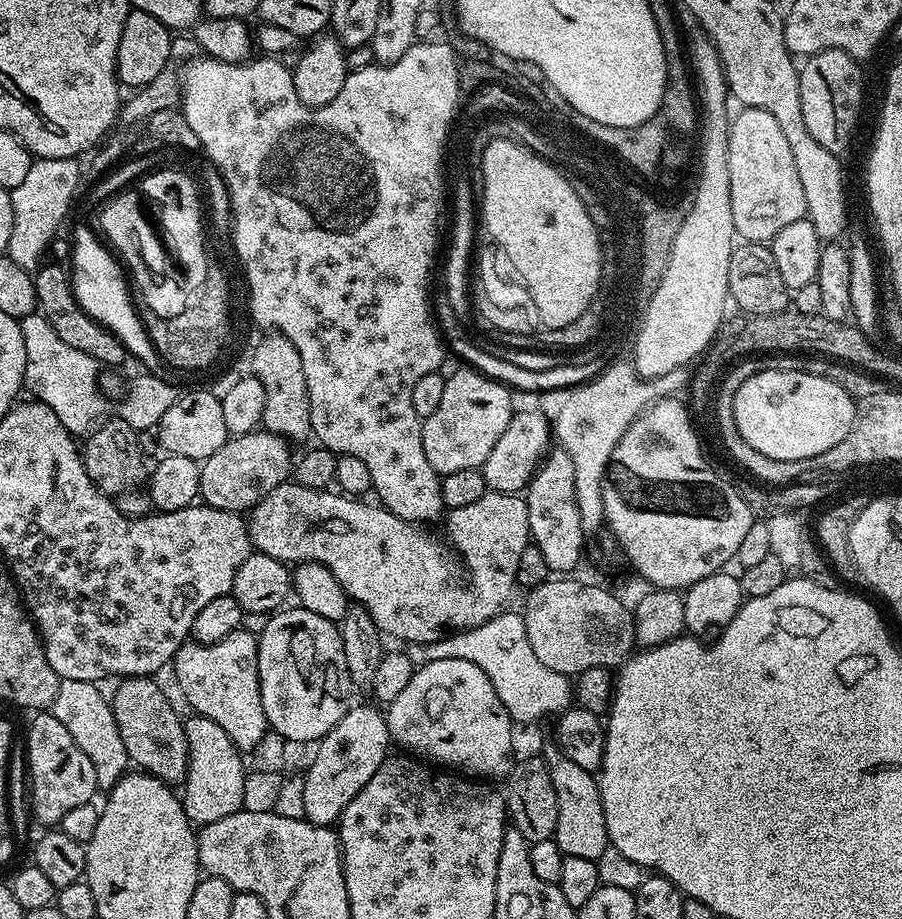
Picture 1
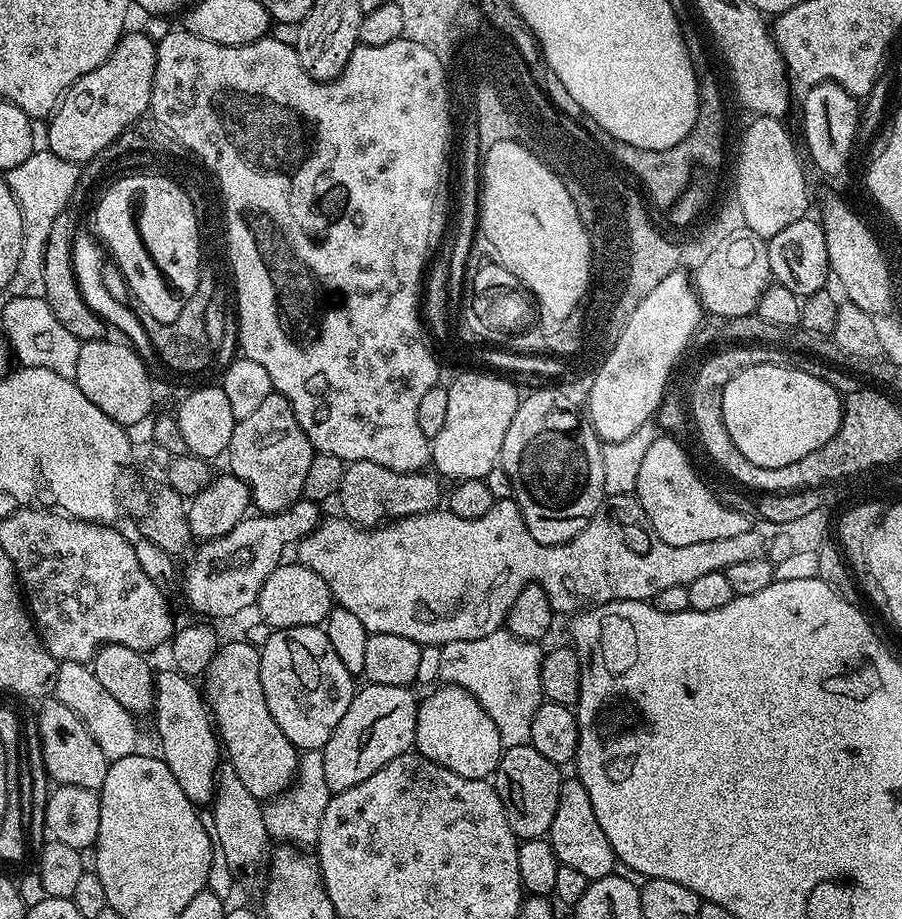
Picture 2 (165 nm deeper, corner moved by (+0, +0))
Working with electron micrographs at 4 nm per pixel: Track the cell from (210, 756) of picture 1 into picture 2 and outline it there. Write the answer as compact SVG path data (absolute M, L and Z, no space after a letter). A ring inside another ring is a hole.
M168 666L165 672L157 671L156 703L156 736L160 739L159 755L164 765L174 774L178 786L182 786L182 794L190 798L197 806L211 805L212 797L216 795L216 774L222 763L222 744L214 729L210 717L210 709L191 679L175 667Z

